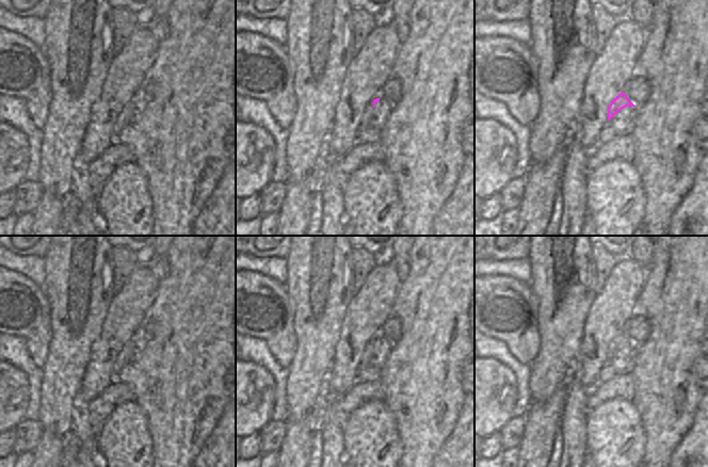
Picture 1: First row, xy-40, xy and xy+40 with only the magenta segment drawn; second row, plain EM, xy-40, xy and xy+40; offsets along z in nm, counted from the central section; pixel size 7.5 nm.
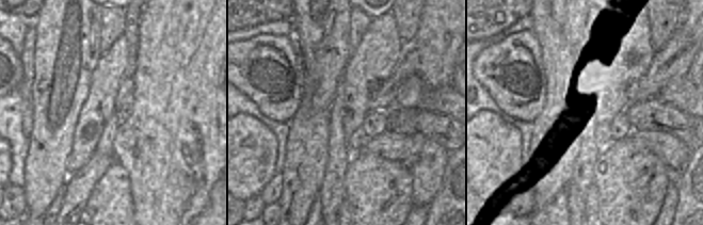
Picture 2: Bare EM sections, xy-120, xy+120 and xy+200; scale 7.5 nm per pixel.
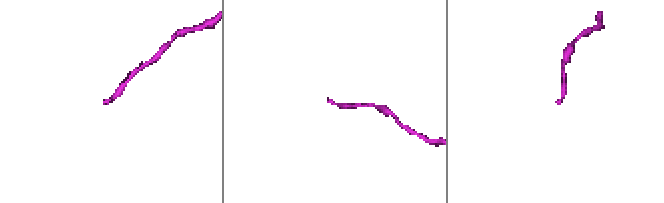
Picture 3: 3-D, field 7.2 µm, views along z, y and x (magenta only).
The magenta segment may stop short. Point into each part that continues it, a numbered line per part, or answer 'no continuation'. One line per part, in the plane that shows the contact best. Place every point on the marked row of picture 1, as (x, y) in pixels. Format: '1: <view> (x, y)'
1: xy (366, 116)

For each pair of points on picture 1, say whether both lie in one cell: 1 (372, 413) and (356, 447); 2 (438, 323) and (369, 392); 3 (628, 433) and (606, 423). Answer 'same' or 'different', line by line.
1: same
2: different
3: same

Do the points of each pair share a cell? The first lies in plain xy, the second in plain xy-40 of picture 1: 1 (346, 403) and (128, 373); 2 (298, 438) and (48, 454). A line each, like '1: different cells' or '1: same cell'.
1: different cells
2: same cell

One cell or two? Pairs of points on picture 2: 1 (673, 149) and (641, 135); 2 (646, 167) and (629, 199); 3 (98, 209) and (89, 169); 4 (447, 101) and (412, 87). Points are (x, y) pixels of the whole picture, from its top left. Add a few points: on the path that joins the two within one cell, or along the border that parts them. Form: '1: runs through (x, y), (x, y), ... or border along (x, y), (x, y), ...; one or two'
1: runs through (666, 146), (649, 138); one
2: runs through (639, 175), (632, 182), (630, 192); one
3: border along (108, 166), (94, 187), (82, 210); two
4: runs through (438, 99), (420, 96); one

